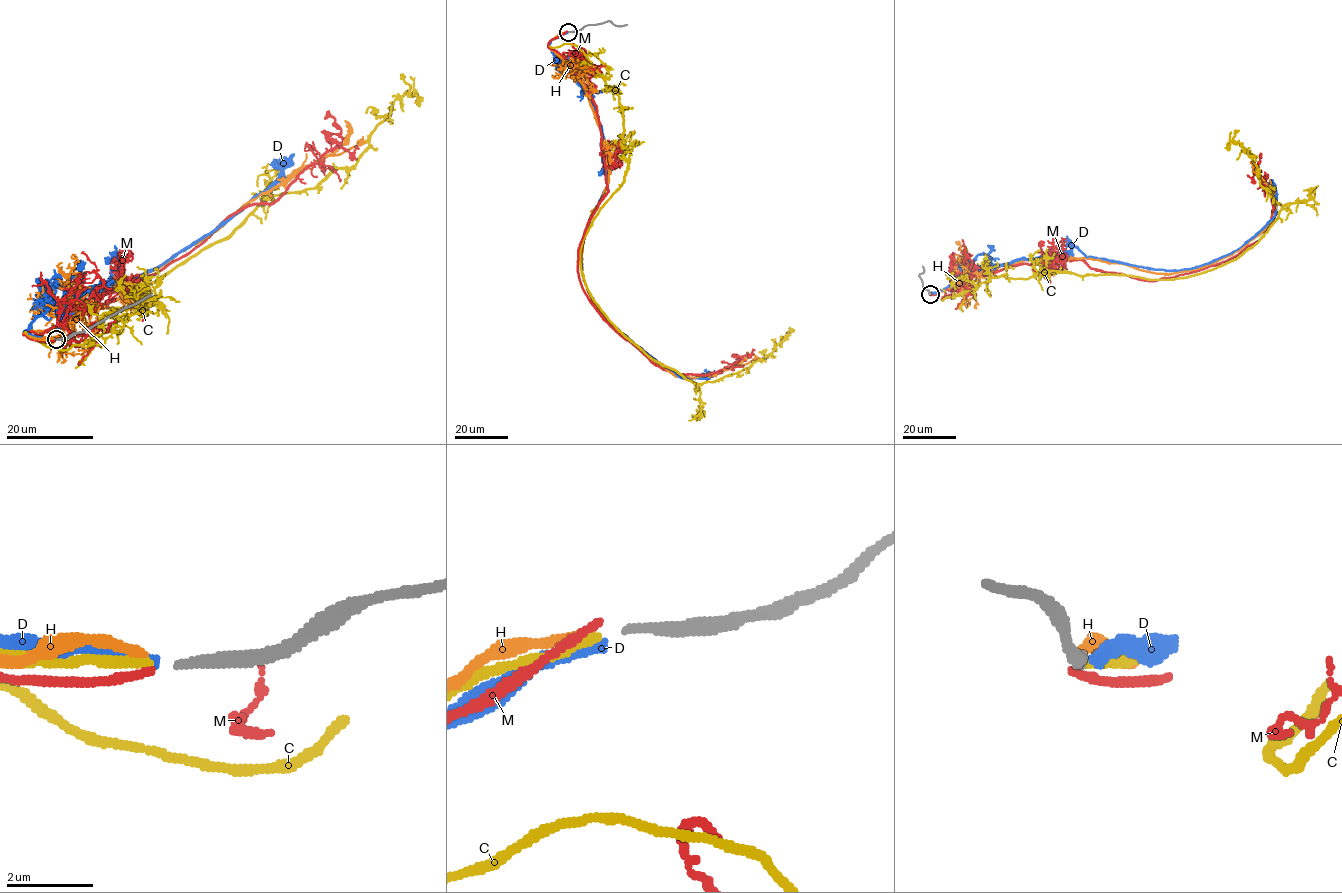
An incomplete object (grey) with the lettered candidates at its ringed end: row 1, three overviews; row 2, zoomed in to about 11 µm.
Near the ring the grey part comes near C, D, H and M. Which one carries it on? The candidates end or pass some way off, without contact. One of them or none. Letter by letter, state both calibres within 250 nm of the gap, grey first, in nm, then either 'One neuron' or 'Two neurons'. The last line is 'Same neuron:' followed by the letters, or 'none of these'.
C: Thickness 240 nm (grey) against 200 nm. One neuron
D: Thickness 240 nm (grey) against 240 nm. Two neurons
H: Thickness 240 nm (grey) against 170 nm. Two neurons
M: Thickness 240 nm (grey) against 190 nm. Two neurons
Same neuron: C

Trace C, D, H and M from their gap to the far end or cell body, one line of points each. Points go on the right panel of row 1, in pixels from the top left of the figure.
C: (930, 294), (1005, 276), (1215, 269), (1281, 208), (1248, 152), (1228, 150)
D: (930, 294), (972, 270), (1073, 247), (1087, 257), (1145, 268), (1197, 268), (1238, 249), (1275, 215), (1271, 179)
H: (930, 293), (1024, 260), (1098, 259), (1169, 274), (1215, 262), (1274, 217), (1272, 191), (1252, 159)
M: (929, 294), (970, 276), (1063, 260), (1148, 280), (1217, 265), (1267, 230), (1273, 203), (1261, 158)

